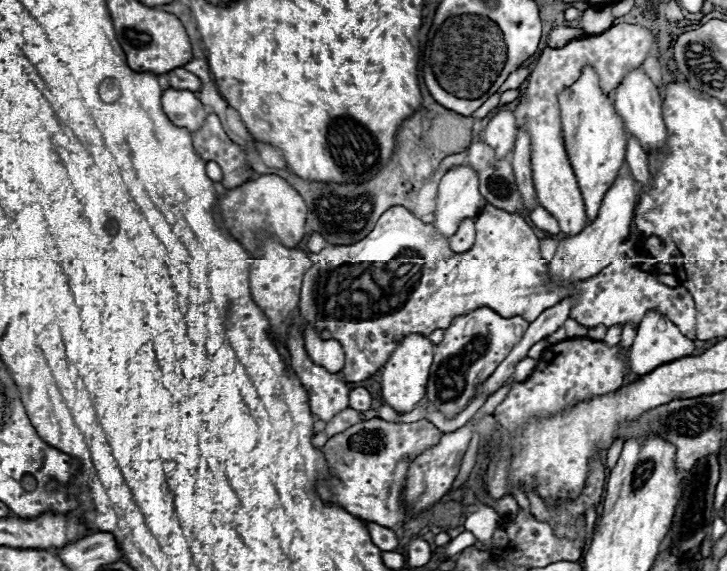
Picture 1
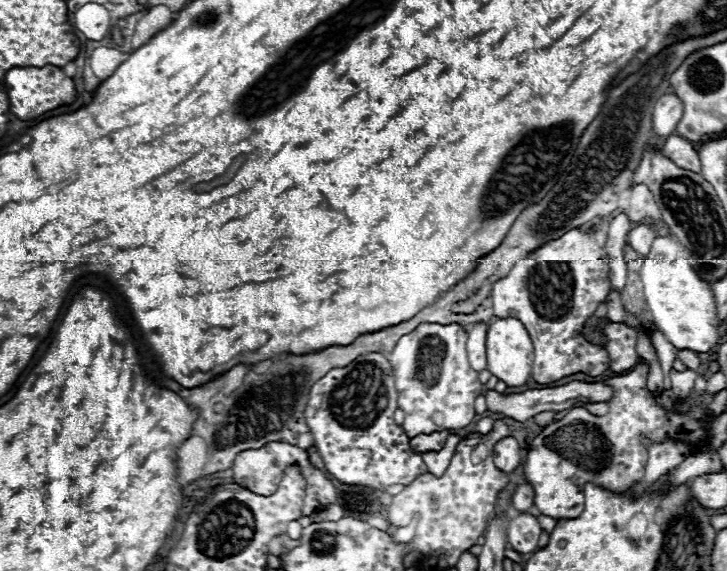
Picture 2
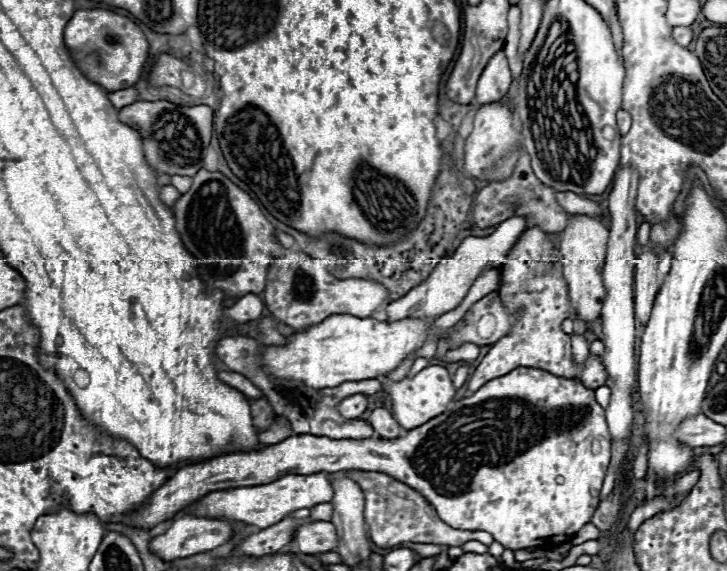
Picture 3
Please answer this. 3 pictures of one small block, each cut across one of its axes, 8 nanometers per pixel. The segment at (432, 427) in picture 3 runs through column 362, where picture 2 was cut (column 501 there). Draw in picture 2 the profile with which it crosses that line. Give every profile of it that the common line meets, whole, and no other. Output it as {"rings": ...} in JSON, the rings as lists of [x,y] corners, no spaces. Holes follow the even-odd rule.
{"rings":[[[506,436],[494,446],[494,466],[504,472],[514,472],[516,466],[520,466],[520,444],[512,438]]]}

